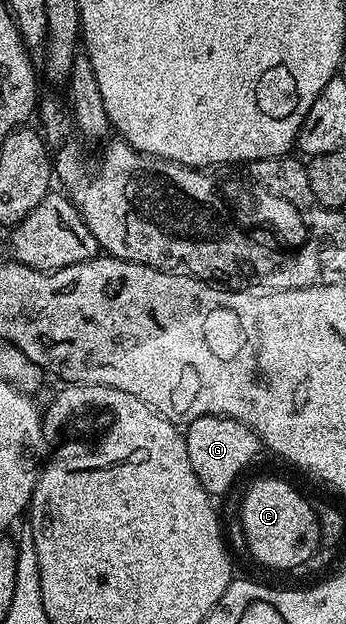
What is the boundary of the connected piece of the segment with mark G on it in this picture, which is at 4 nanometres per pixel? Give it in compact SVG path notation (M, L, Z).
M199 418L188 423L186 433L184 434L184 443L186 452L190 456L190 468L194 468L194 476L202 484L202 488L207 494L219 496L224 494L236 482L236 477L251 464L256 458L256 453L262 450L262 443L246 424L237 422L235 418Z

